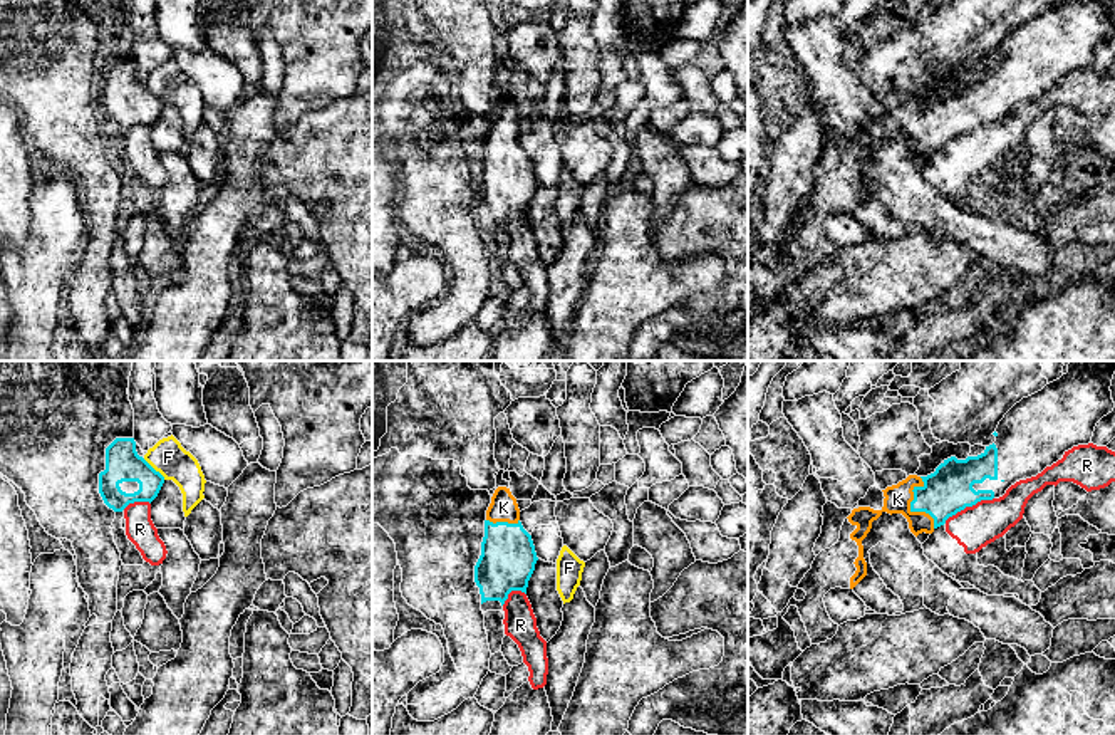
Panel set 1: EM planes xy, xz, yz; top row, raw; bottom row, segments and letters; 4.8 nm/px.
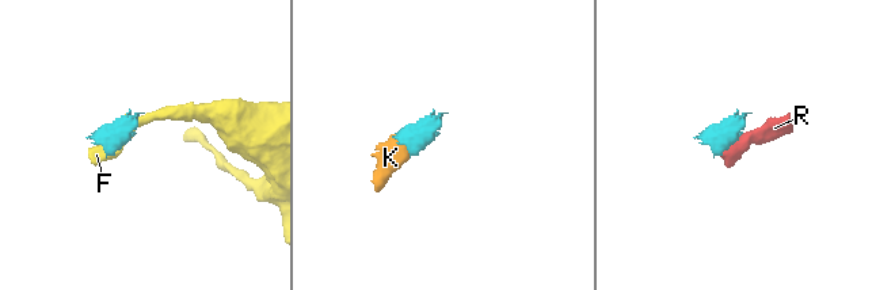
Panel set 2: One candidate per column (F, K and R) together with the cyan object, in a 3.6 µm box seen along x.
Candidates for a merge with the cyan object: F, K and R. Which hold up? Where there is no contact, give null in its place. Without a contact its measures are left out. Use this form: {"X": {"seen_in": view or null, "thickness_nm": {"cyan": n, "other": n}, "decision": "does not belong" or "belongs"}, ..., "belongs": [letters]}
{"F": {"seen_in": "xy", "thickness_nm": {"cyan": 170, "other": 170}, "decision": "does not belong"}, "K": {"seen_in": "yz", "thickness_nm": {"cyan": 220, "other": 130}, "decision": "belongs"}, "R": {"seen_in": "yz", "thickness_nm": {"cyan": 220, "other": 200}, "decision": "does not belong"}, "belongs": ["K"]}

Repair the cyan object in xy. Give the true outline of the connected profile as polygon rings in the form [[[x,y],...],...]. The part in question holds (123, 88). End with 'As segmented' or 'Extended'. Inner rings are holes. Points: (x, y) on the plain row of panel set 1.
[[[116,62],[106,72],[106,94],[99,97],[99,117],[114,136],[134,126],[153,126],[164,101],[136,76],[134,62]]]. Extended

